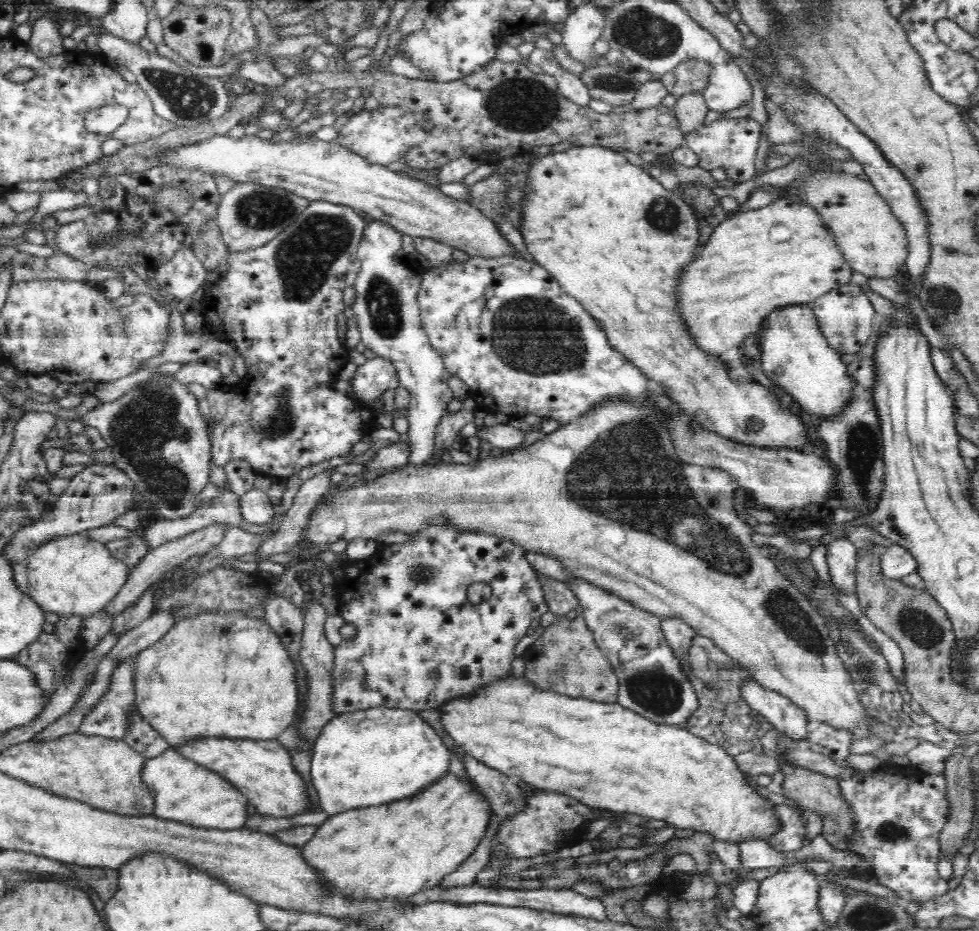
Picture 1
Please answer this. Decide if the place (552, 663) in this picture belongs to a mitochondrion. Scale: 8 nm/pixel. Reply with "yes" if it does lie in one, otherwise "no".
yes

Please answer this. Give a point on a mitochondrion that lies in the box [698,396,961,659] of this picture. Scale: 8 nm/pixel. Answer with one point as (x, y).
(862, 442)

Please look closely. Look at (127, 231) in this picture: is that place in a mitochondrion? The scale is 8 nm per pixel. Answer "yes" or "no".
yes

